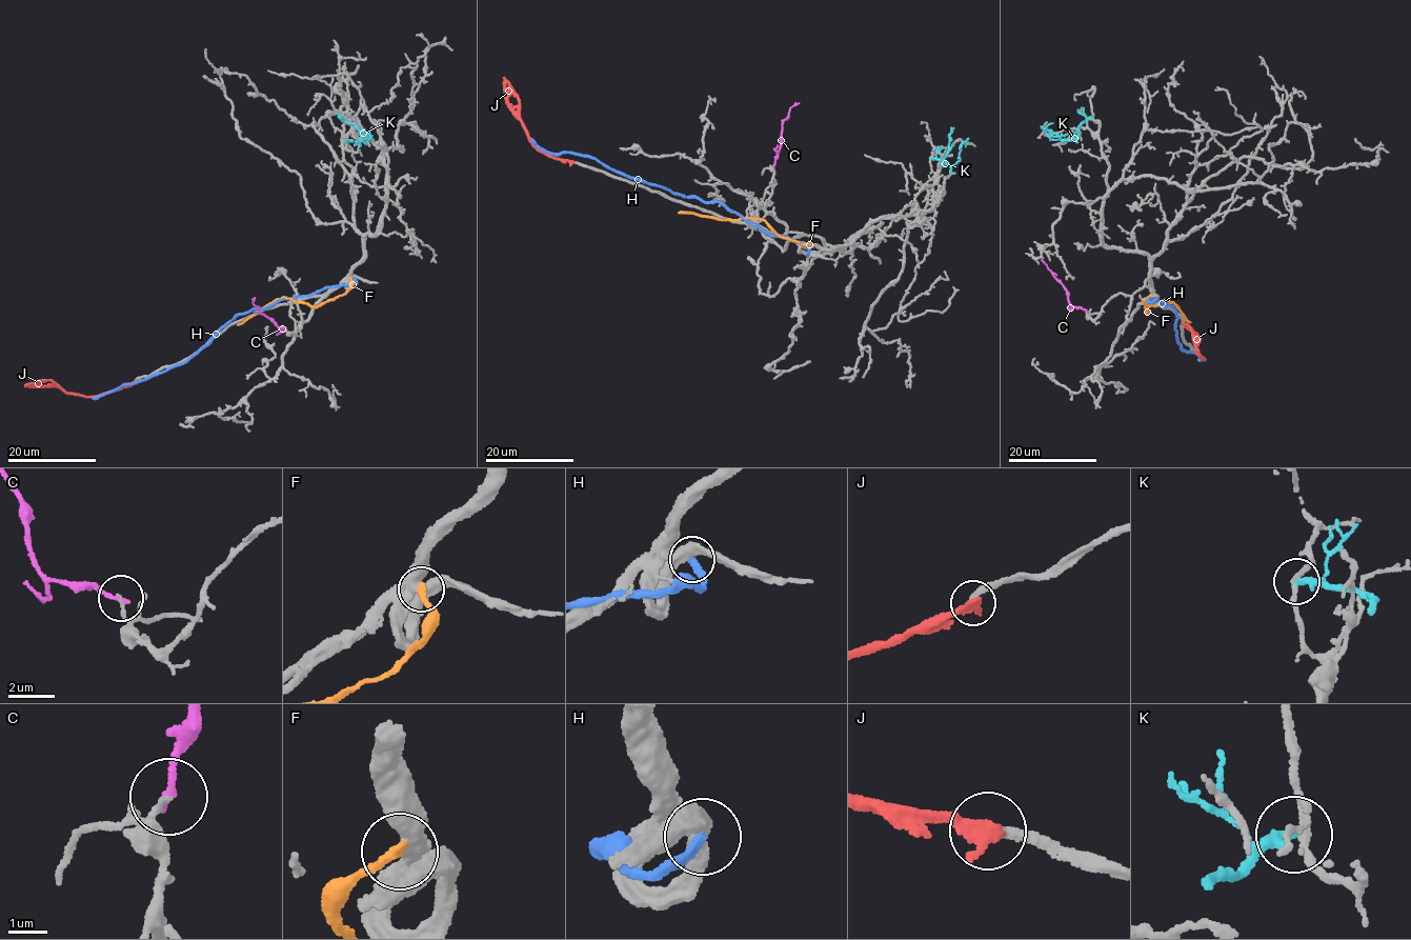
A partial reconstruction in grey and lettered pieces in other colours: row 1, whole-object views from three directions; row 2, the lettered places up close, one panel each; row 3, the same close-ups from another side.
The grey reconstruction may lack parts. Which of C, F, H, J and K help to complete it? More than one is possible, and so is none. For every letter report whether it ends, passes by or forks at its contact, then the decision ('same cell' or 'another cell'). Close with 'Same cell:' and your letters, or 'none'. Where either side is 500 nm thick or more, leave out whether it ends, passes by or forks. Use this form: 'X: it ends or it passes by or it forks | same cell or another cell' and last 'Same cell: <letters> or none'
C: it ends | another cell
F: it ends | another cell
H: it ends | another cell
J: it ends | another cell
K: it ends | another cell
Same cell: none

